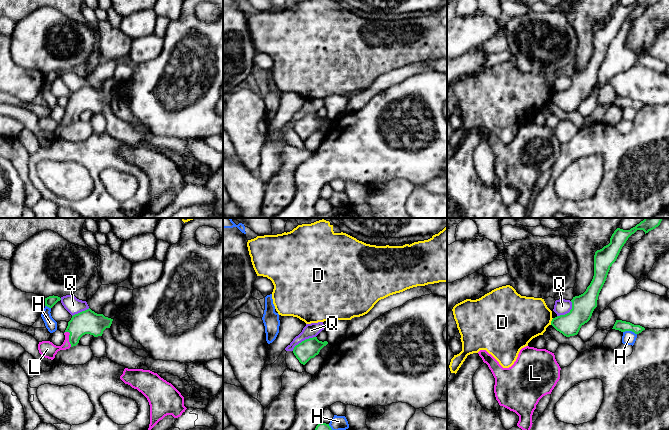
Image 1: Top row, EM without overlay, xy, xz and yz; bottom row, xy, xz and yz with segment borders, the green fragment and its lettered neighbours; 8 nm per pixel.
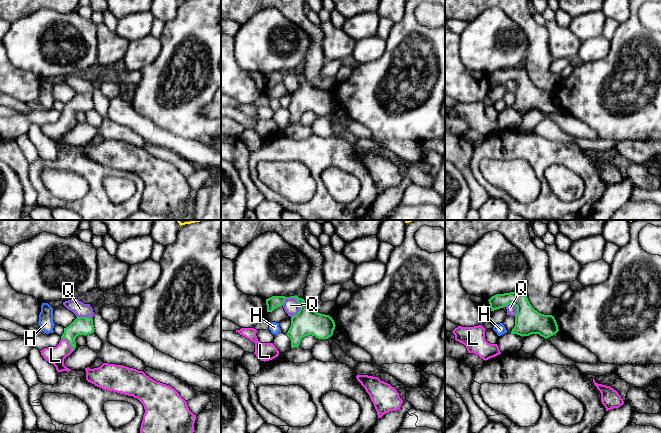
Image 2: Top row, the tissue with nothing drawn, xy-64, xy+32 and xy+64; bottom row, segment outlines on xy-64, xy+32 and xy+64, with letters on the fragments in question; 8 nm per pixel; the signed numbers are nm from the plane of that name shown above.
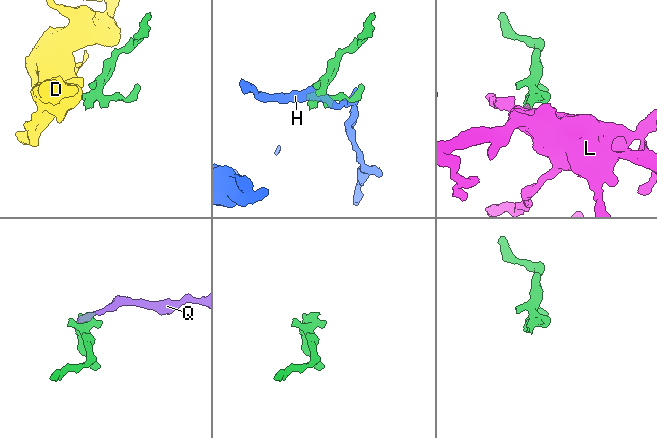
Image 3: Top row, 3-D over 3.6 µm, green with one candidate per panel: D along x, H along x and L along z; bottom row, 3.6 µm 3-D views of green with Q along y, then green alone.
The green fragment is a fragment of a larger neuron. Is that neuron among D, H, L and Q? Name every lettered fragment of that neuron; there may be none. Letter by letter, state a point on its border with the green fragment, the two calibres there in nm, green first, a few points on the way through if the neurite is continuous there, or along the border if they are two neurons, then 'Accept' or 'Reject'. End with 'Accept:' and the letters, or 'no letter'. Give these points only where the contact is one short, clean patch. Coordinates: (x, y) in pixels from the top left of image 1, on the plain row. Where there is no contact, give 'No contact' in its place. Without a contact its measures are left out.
D: Touches green at yz (551, 97). Thickness 180 nm (green) against 360 nm. Boundary: yz (553, 94), (550, 100). Reject
H: Touches green at yz (630, 106). Thickness 90 nm (green) against 110 nm. Reject
L: Touches green at xy (69, 114). Thickness 190 nm (green) against 130 nm. Path across: xy (86, 98), (69, 114), (62, 123), (47, 125). Accept
Q: Touches green at xz (304, 116). Thickness 160 nm (green) against 110 nm. Boundary: xz (315, 112), (302, 116), (292, 126). Reject
Accept: L

